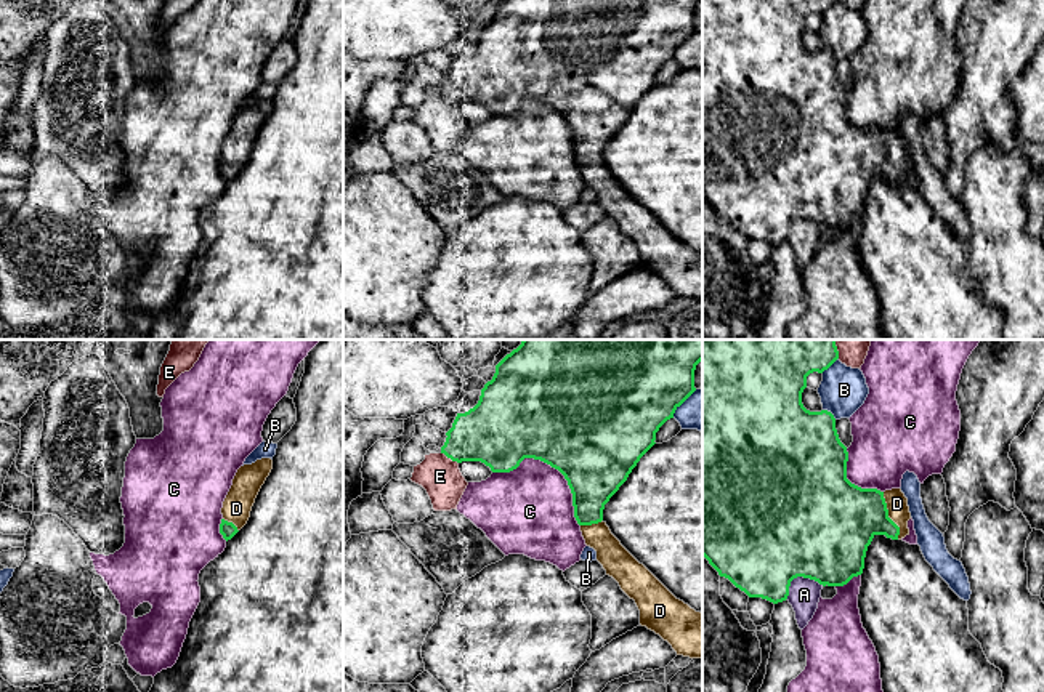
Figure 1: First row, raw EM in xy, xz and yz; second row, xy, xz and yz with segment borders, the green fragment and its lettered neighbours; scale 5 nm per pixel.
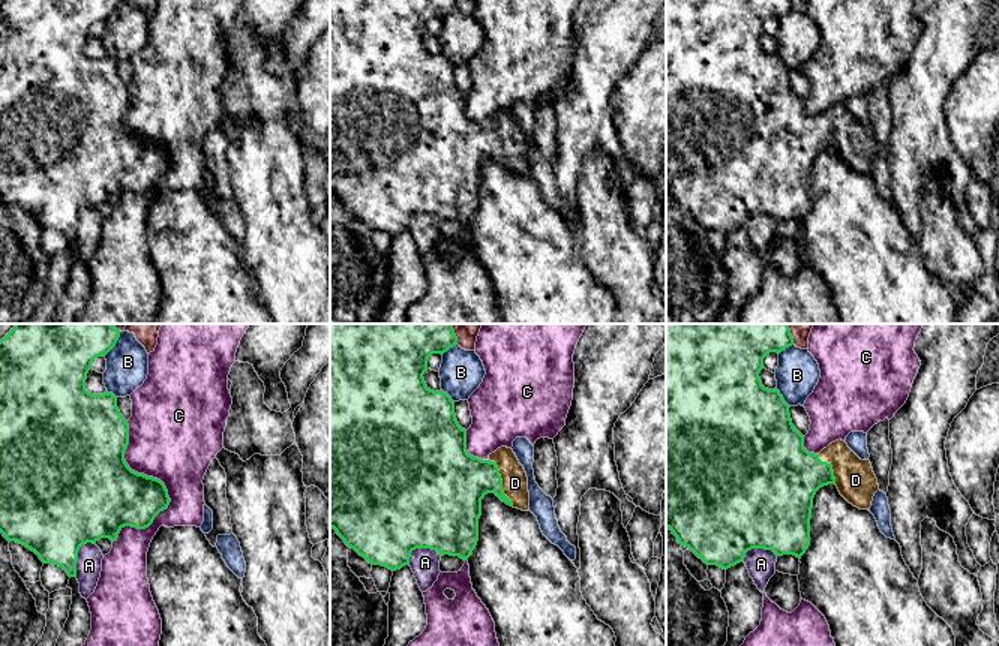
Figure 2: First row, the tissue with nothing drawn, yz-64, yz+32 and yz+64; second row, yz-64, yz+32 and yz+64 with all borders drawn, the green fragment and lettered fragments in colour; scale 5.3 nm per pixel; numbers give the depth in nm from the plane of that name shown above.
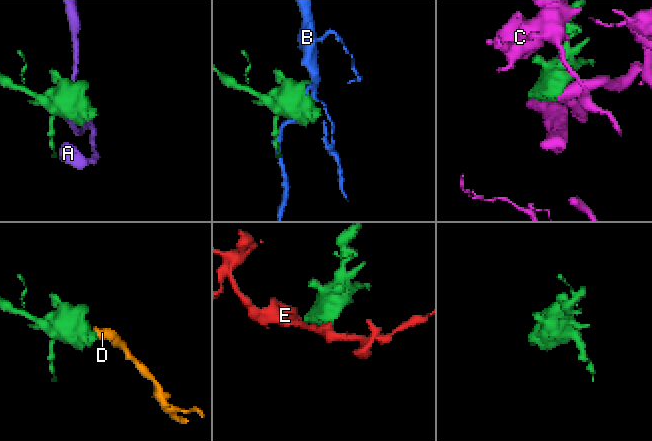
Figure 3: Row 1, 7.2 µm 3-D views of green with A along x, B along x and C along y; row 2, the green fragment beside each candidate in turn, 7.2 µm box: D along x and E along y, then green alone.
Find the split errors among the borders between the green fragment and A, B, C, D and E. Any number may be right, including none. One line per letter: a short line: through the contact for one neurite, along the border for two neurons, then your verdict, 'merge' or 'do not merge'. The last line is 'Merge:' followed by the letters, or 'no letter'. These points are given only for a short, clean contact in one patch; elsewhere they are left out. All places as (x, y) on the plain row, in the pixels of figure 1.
A: do not merge
B: do not merge
C: do not merge
D: line yz (837, 160), (887, 157), (897, 144); merge
E: do not merge
Merge: D

